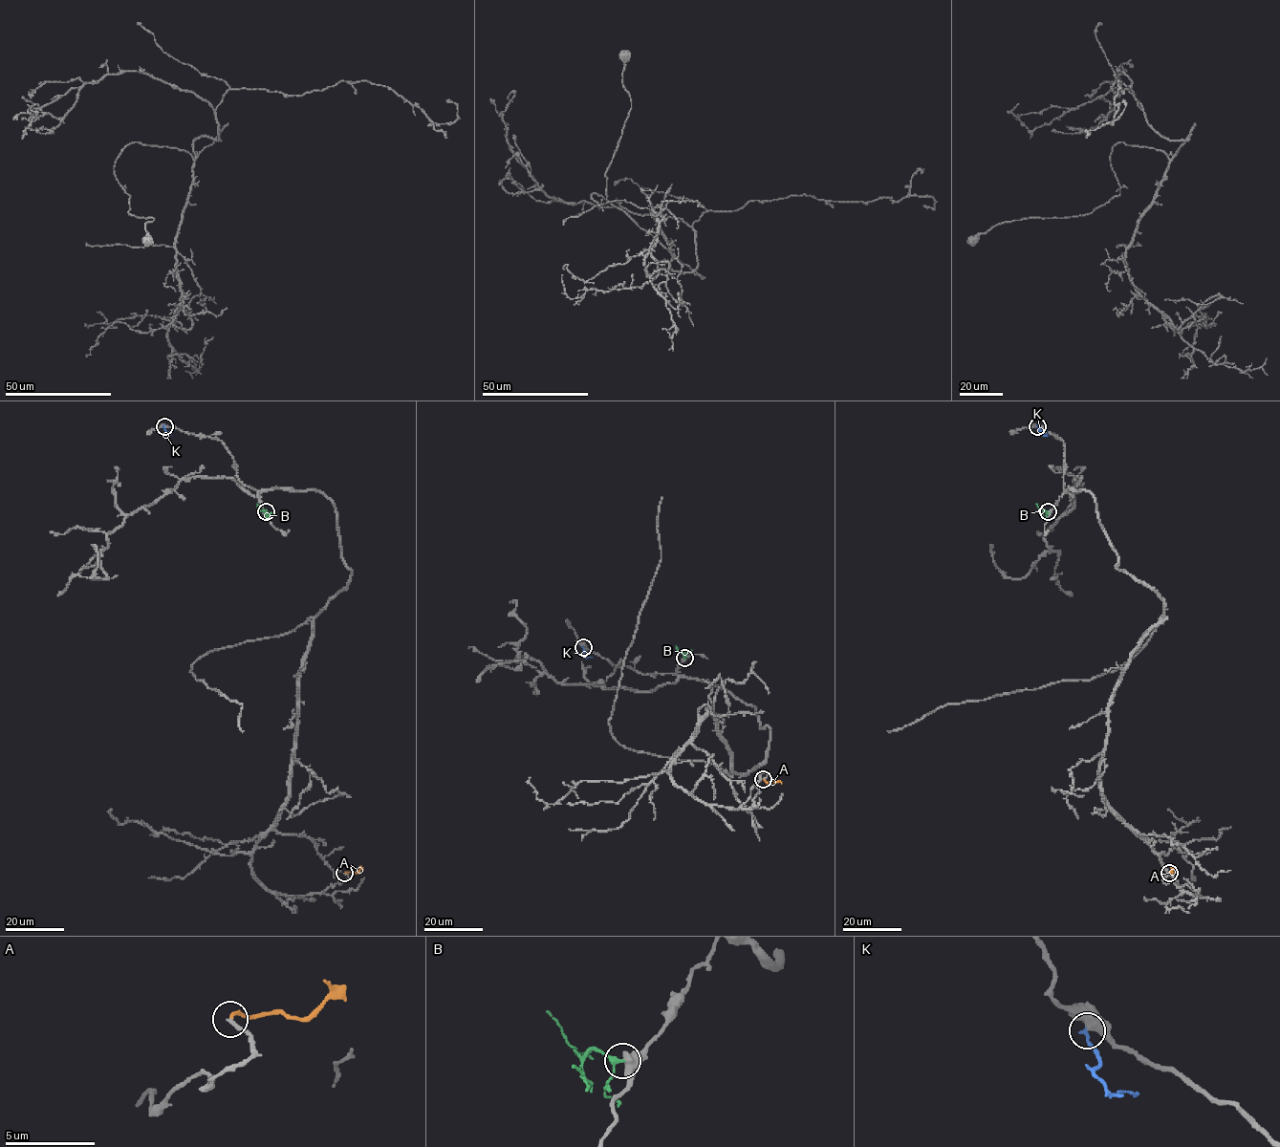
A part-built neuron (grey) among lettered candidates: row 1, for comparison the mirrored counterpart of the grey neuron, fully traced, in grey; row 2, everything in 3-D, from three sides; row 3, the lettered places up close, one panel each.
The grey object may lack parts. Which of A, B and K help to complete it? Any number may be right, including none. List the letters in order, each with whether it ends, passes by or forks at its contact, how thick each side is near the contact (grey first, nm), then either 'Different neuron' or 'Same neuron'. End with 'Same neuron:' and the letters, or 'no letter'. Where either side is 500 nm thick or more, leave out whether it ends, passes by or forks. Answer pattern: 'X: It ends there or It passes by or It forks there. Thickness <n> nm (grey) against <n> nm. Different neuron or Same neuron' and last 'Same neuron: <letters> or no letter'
A: It ends there. Thickness 200 nm (grey) against 180 nm. Same neuron
B: It passes by. Thickness 440 nm (grey) against 220 nm. Different neuron
K: It ends there. Thickness 440 nm (grey) against 200 nm. Different neuron
Same neuron: A

